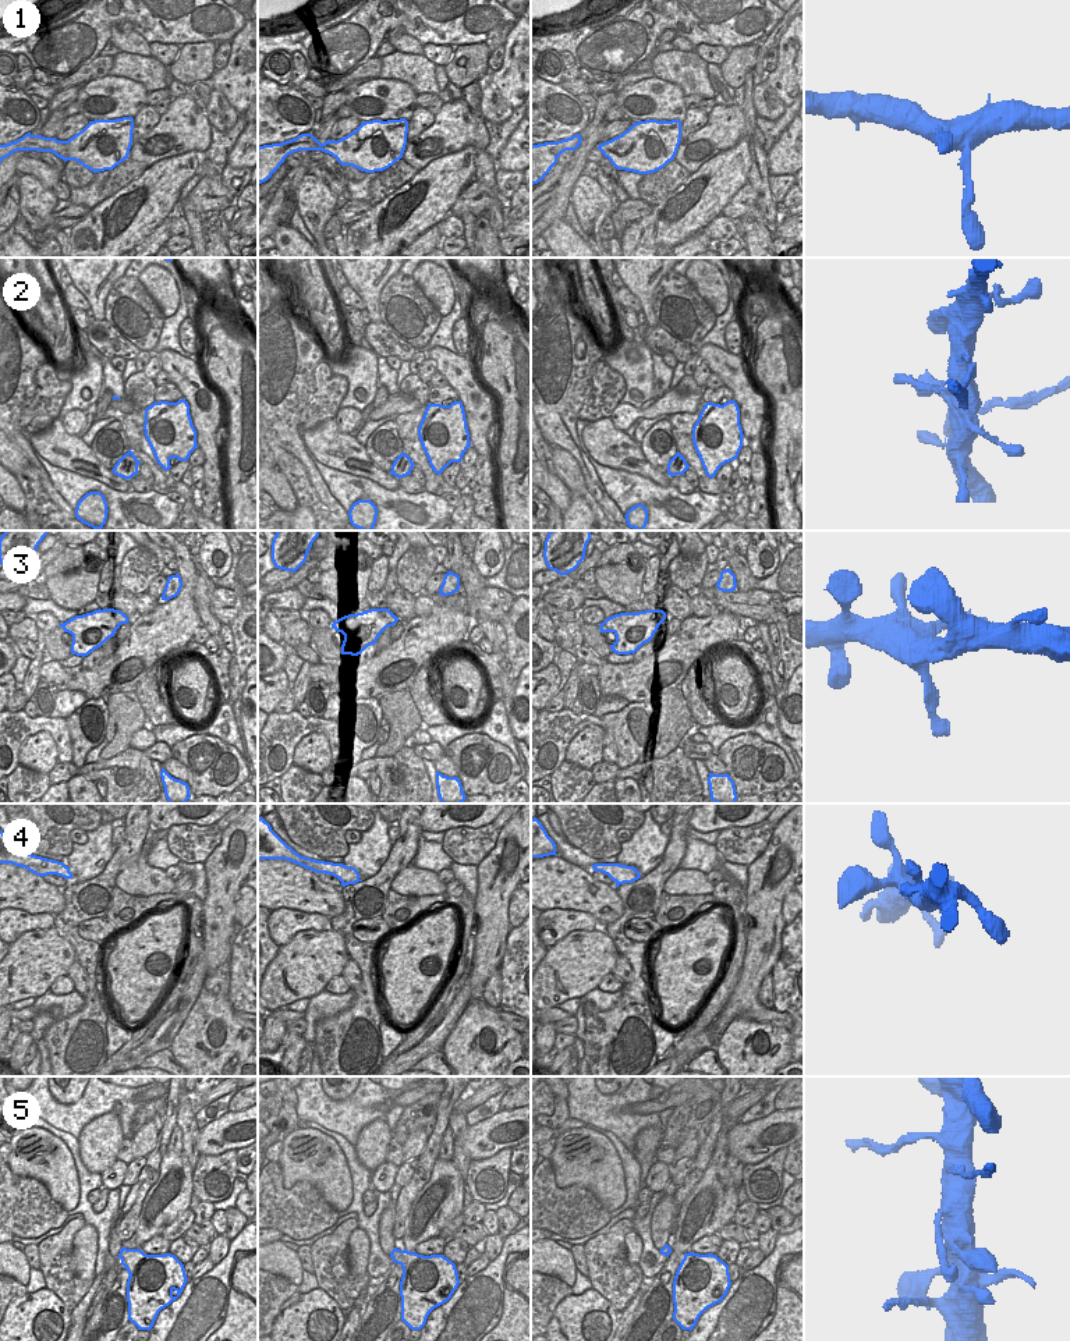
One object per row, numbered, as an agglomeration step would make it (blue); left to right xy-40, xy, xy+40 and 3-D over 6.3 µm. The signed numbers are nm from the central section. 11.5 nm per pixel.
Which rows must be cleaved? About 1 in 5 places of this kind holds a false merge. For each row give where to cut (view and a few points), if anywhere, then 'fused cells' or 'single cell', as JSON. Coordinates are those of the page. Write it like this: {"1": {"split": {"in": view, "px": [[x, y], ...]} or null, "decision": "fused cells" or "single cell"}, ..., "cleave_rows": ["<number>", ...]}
{"1": {"split": null, "decision": "single cell"}, "2": {"split": null, "decision": "single cell"}, "3": {"split": null, "decision": "single cell"}, "4": {"split": null, "decision": "single cell"}, "5": {"split": null, "decision": "single cell"}, "cleave_rows": []}

